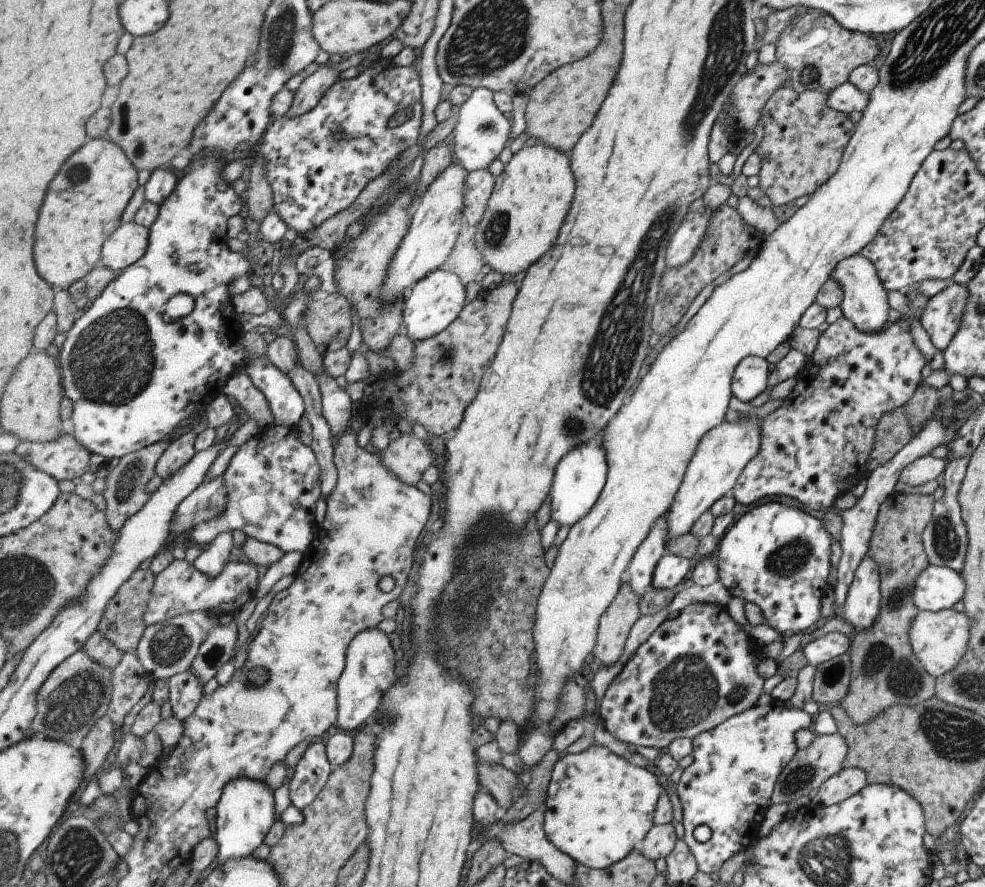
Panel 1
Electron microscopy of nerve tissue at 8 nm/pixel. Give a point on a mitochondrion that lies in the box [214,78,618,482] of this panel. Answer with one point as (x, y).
(495, 230)

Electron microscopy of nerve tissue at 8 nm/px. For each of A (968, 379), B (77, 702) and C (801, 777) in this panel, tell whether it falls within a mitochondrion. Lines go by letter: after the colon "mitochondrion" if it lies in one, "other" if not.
A: other
B: mitochondrion
C: mitochondrion

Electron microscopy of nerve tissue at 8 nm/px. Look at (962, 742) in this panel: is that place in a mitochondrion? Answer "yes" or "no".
yes

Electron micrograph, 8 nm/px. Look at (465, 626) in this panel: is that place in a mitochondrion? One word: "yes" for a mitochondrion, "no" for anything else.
yes

